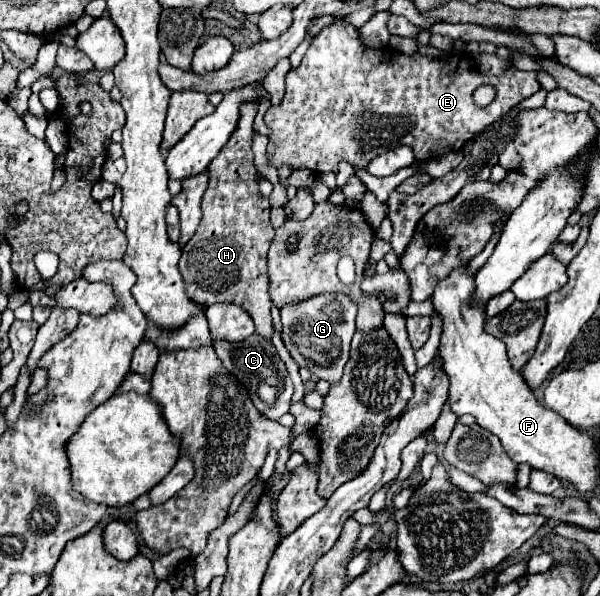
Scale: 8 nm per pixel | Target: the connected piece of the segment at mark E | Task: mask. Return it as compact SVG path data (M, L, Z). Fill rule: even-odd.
M337 18L337 22L329 26L329 30L321 30L321 34L311 42L301 66L287 74L287 90L283 102L269 108L265 114L265 124L273 130L273 134L269 136L267 152L275 168L287 164L293 170L309 168L317 174L337 172L337 164L343 158L347 158L353 166L365 168L377 154L395 150L403 144L413 148L419 162L443 156L453 150L459 152L481 130L493 124L493 120L540 89L535 71L517 70L511 64L501 76L479 74L475 60L471 60L463 50L455 52L455 58L449 56L441 62L435 56L425 56L419 52L409 55L388 47L369 48L357 36L359 34L353 26L345 26L343 18ZM481 84L491 84L495 88L495 98L485 108L477 106L473 100L473 92Z

